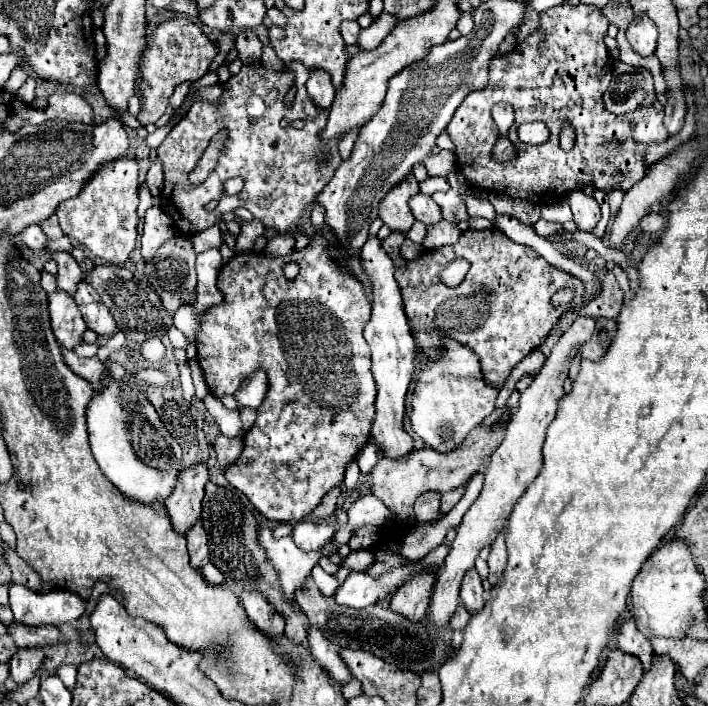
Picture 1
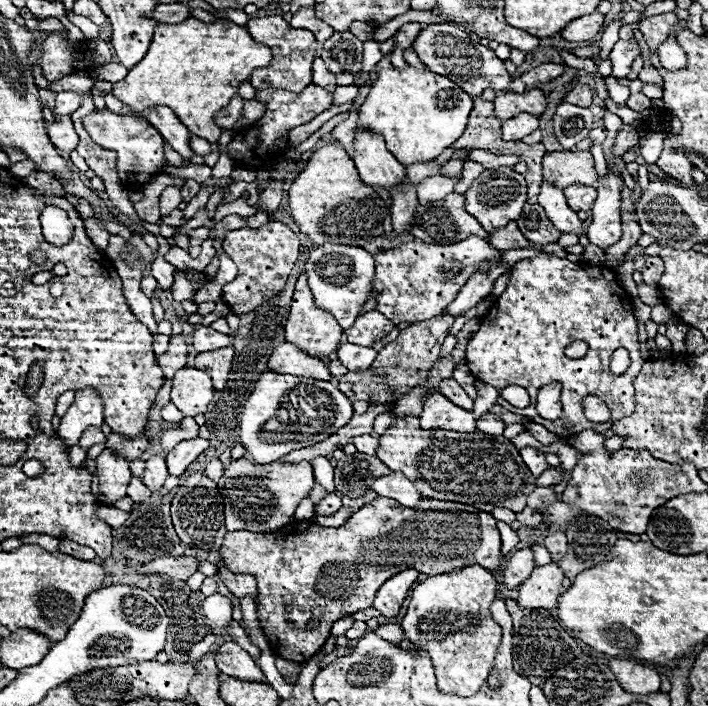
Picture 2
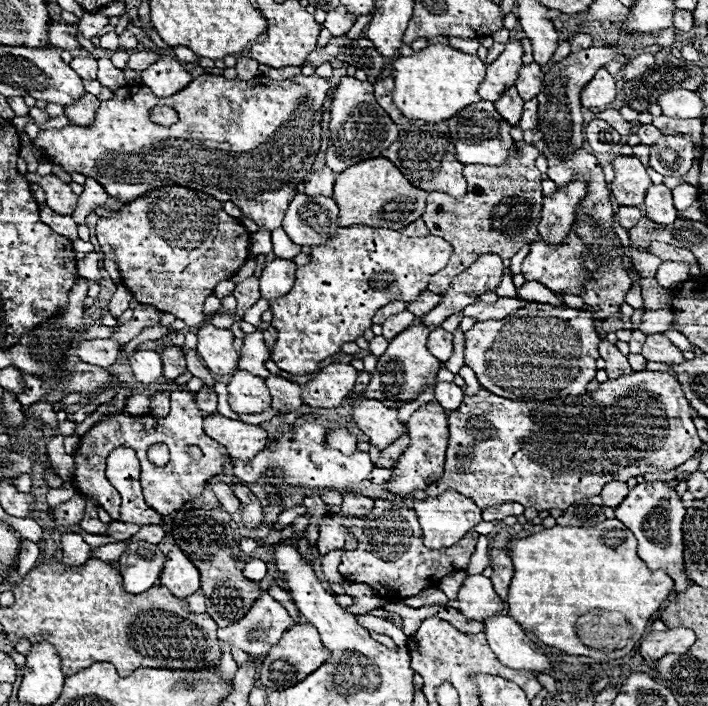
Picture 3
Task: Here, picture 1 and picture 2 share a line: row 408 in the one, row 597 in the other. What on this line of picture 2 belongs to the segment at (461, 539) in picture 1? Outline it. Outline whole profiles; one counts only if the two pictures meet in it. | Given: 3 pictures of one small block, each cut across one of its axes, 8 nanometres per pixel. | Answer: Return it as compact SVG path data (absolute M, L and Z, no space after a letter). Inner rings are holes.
M550 562L546 566L536 566L526 582L518 588L520 608L556 608L556 598L562 592L564 572L558 564Z

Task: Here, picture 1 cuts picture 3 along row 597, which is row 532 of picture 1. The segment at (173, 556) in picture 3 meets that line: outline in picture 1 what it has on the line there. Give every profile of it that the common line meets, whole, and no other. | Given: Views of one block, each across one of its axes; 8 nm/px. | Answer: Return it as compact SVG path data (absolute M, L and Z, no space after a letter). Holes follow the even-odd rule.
M194 464L180 472L178 484L172 496L164 502L172 528L178 534L184 534L198 522L202 512L202 498L204 498L204 484L208 482L208 468L206 464Z

